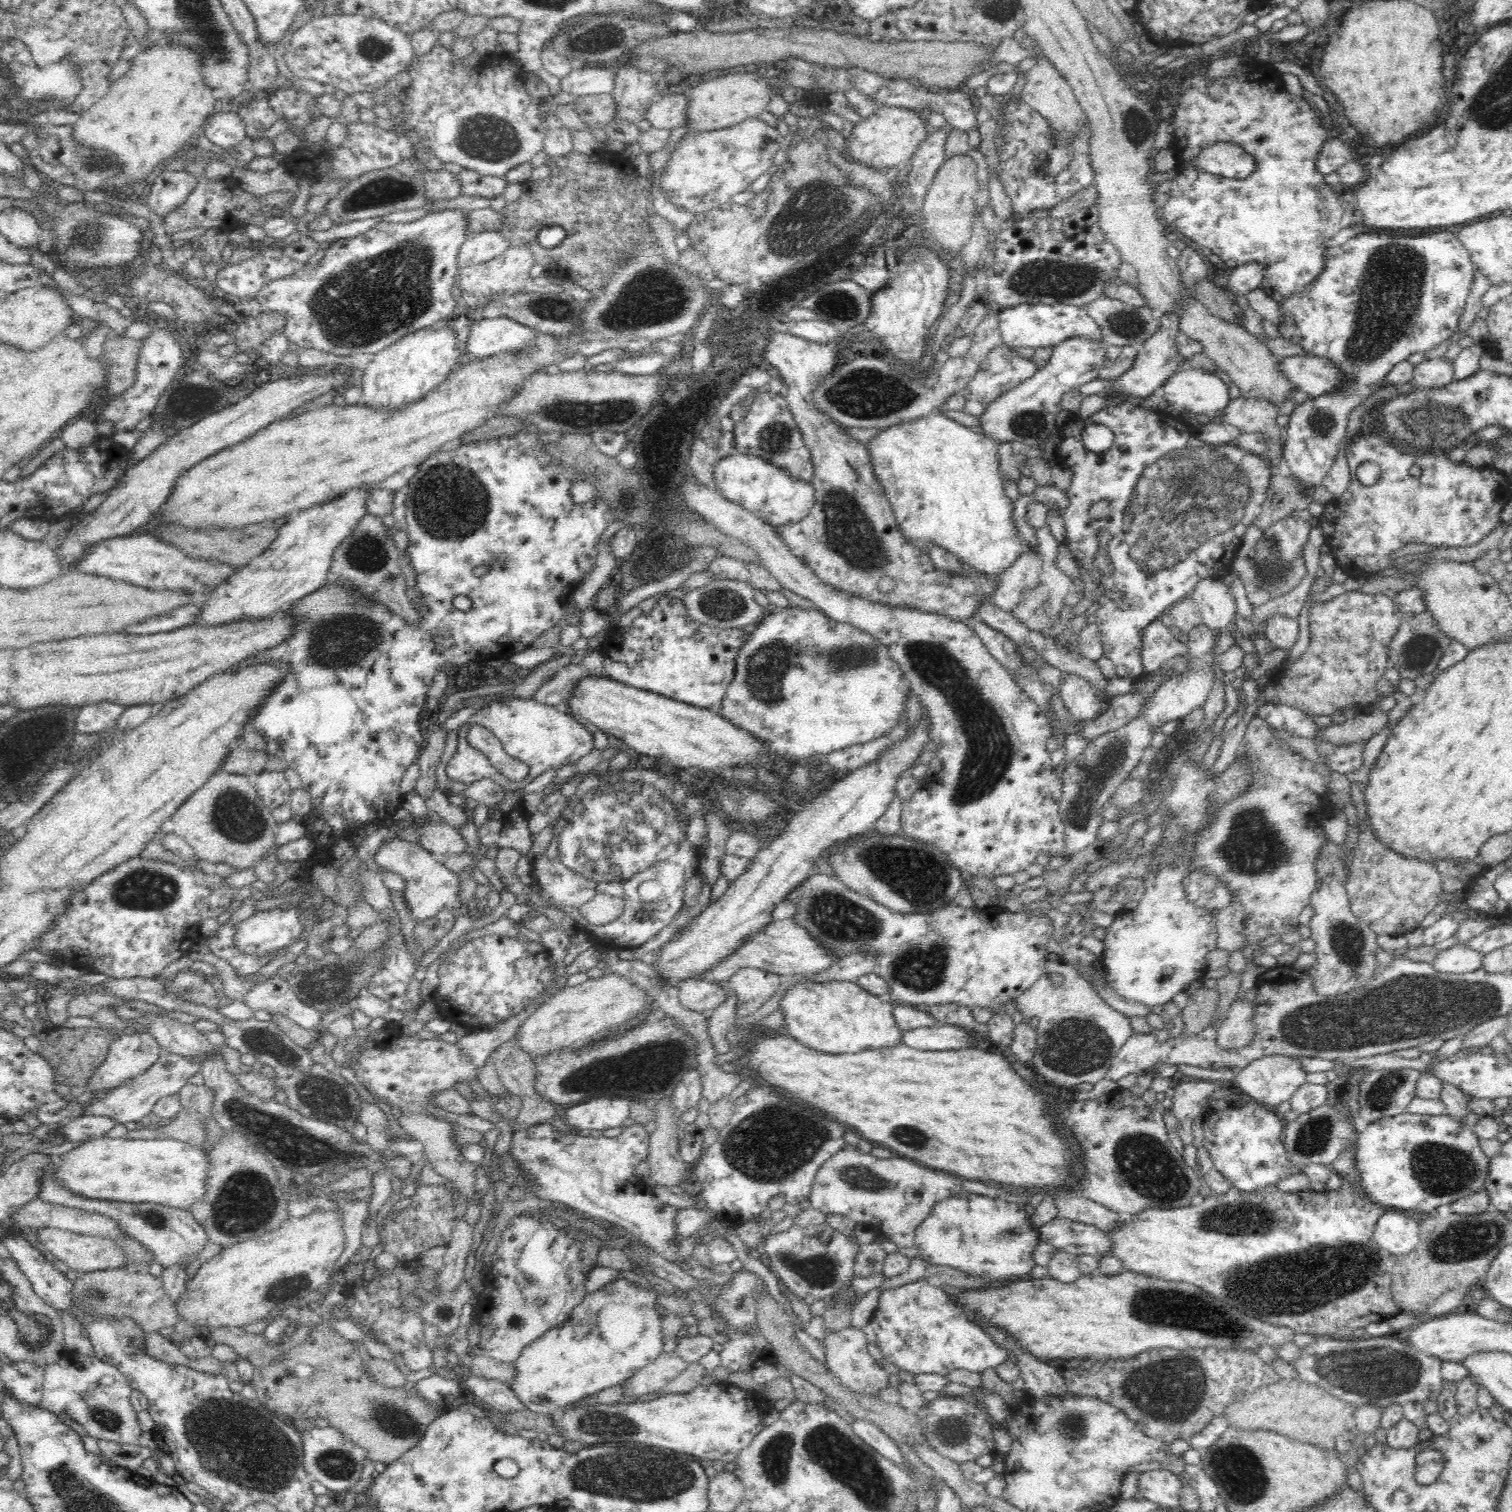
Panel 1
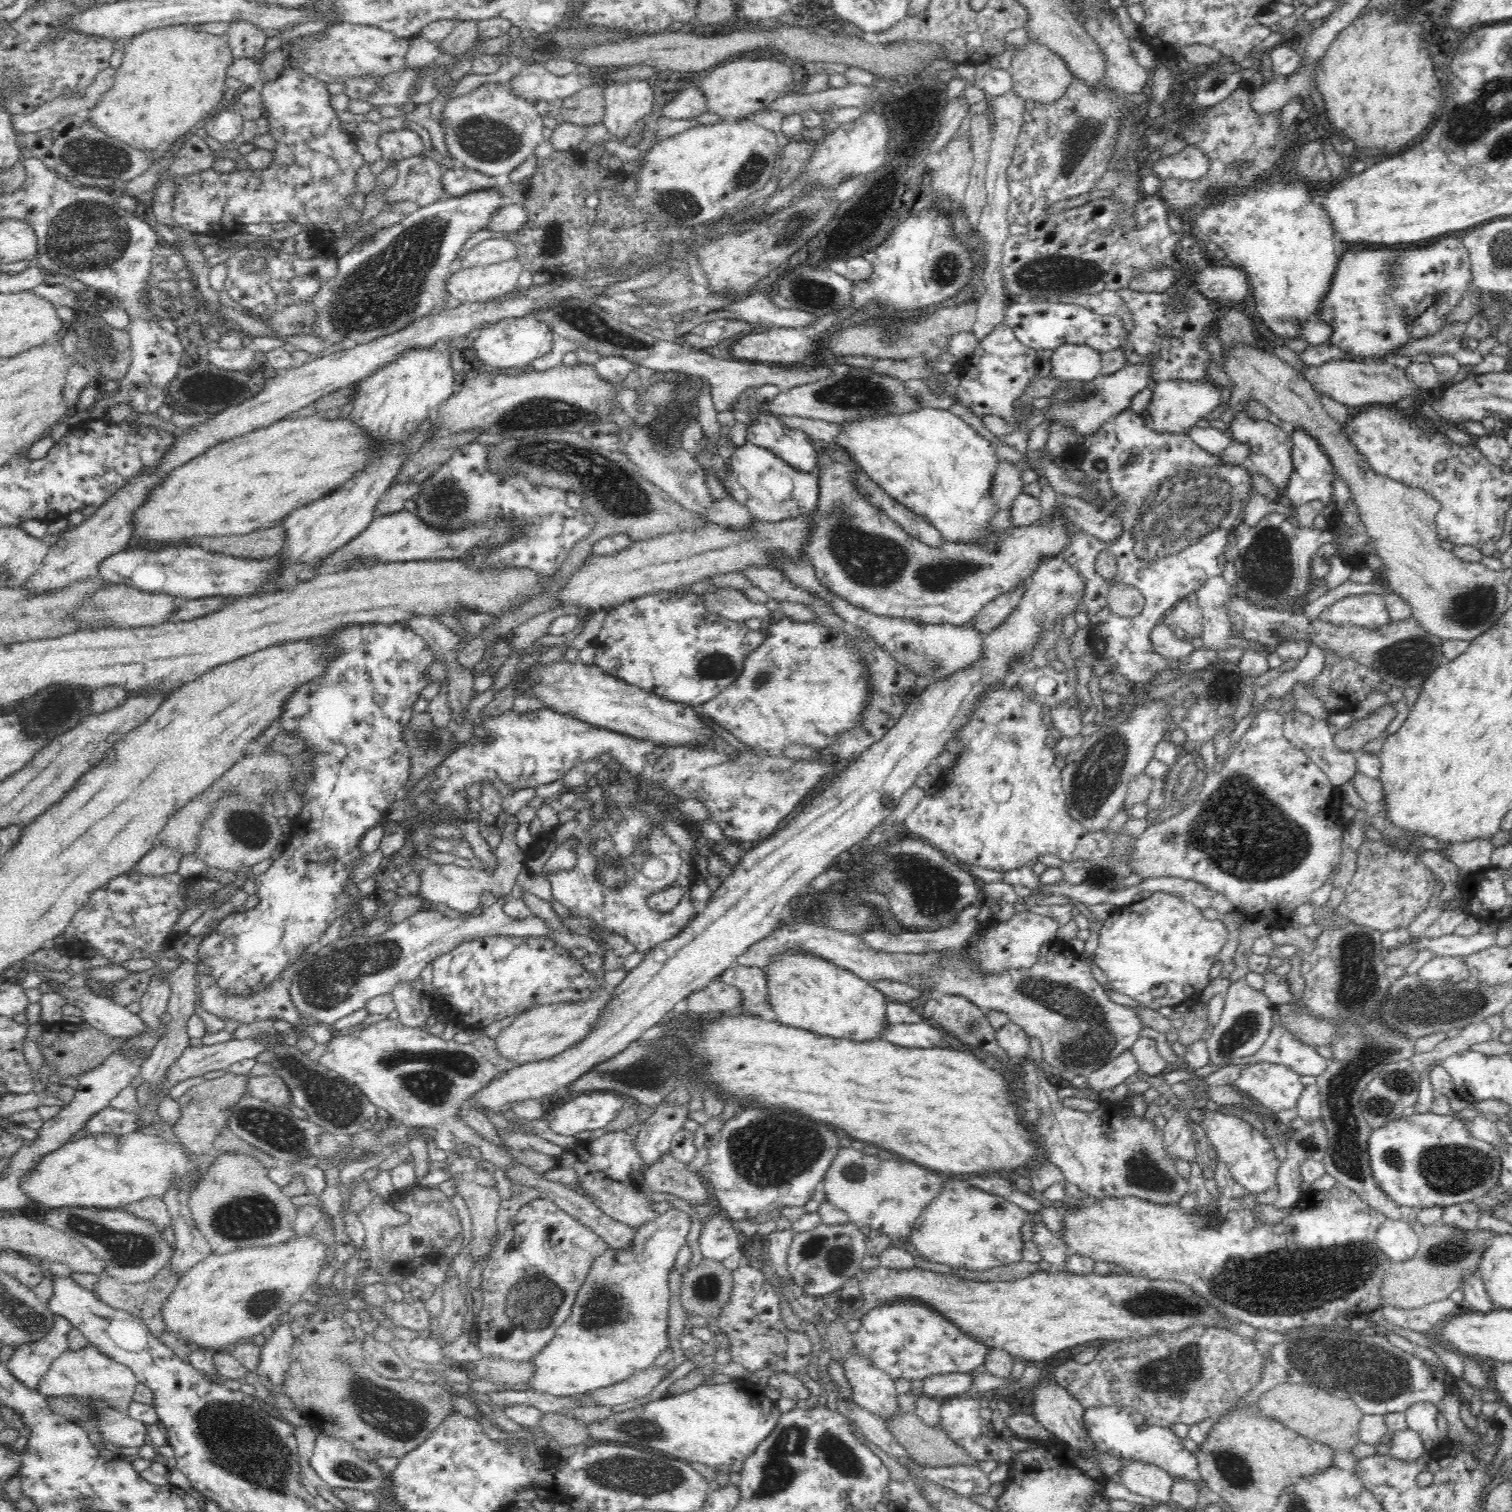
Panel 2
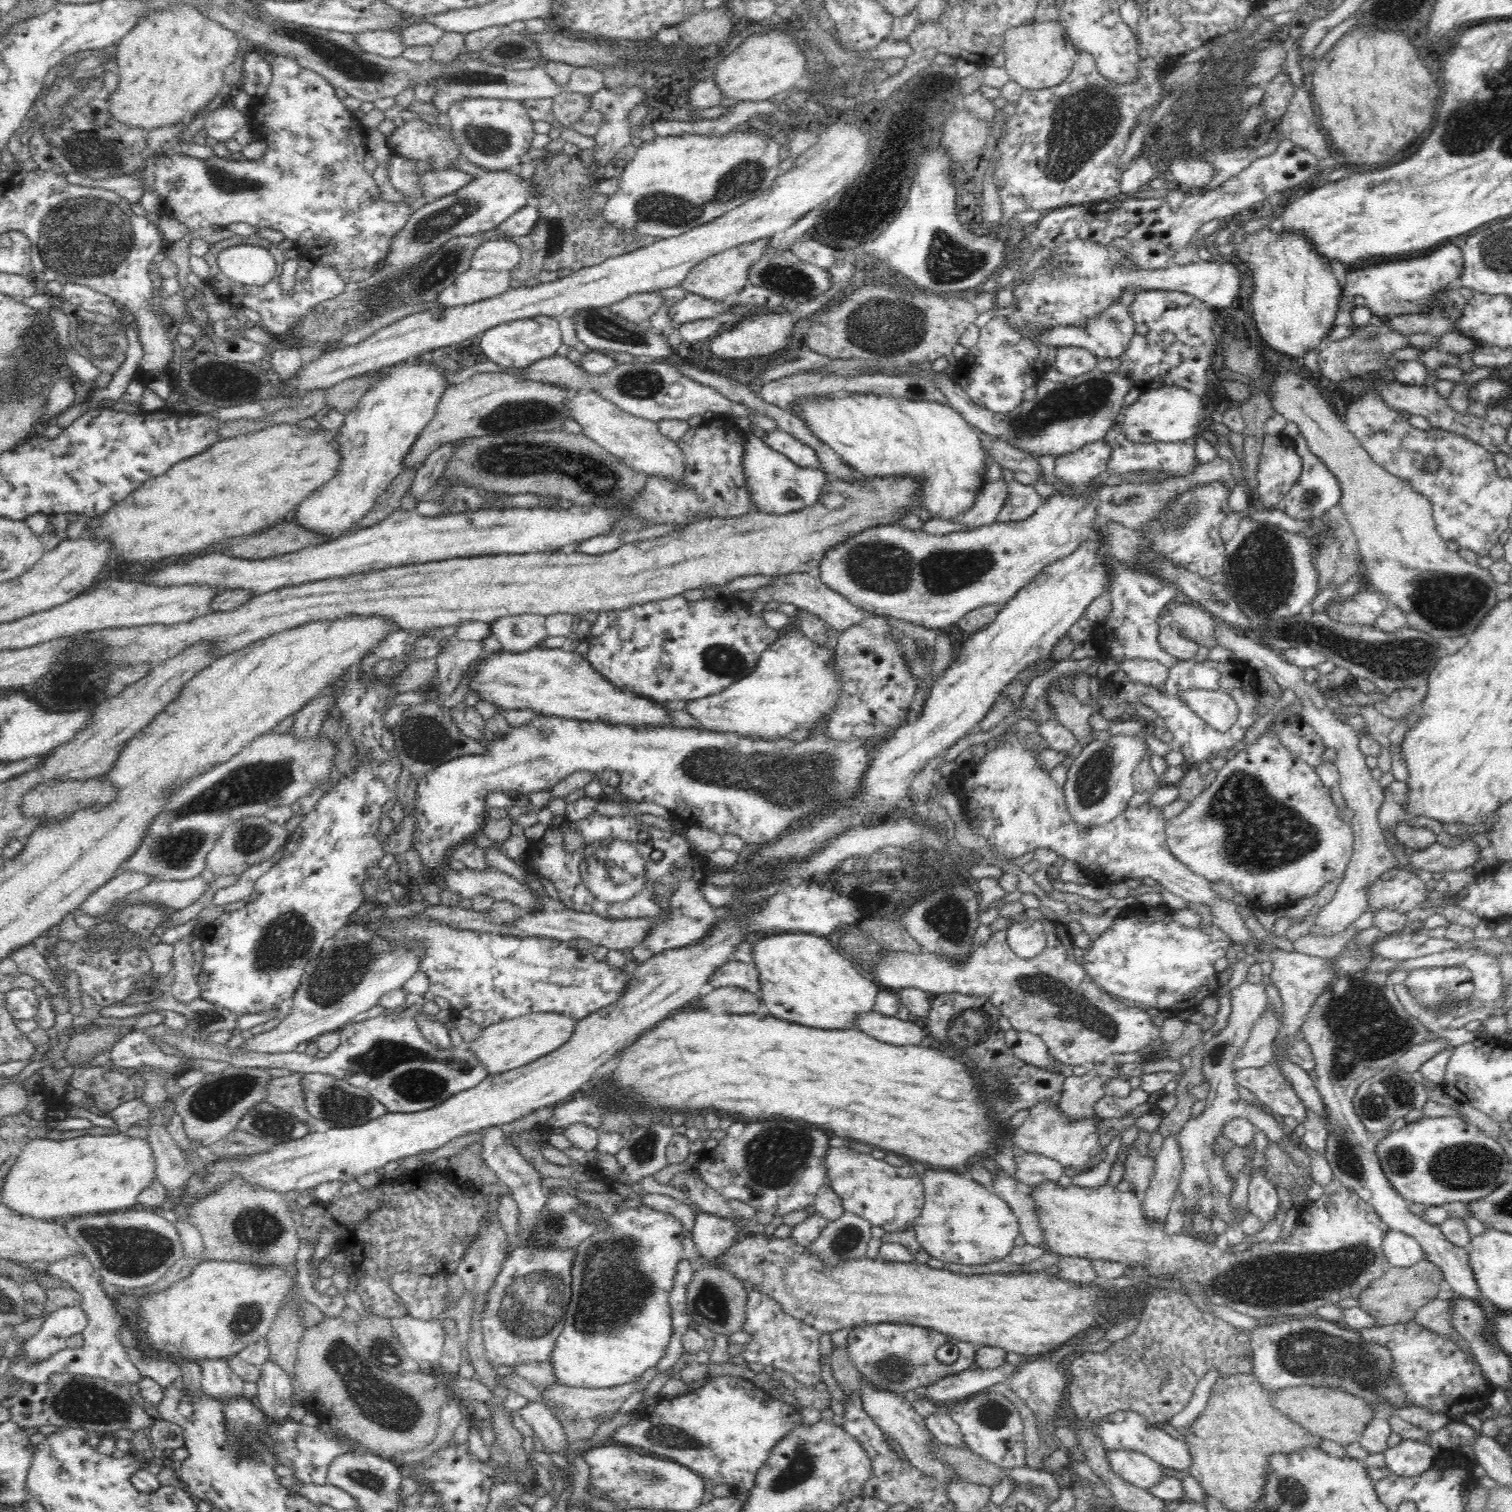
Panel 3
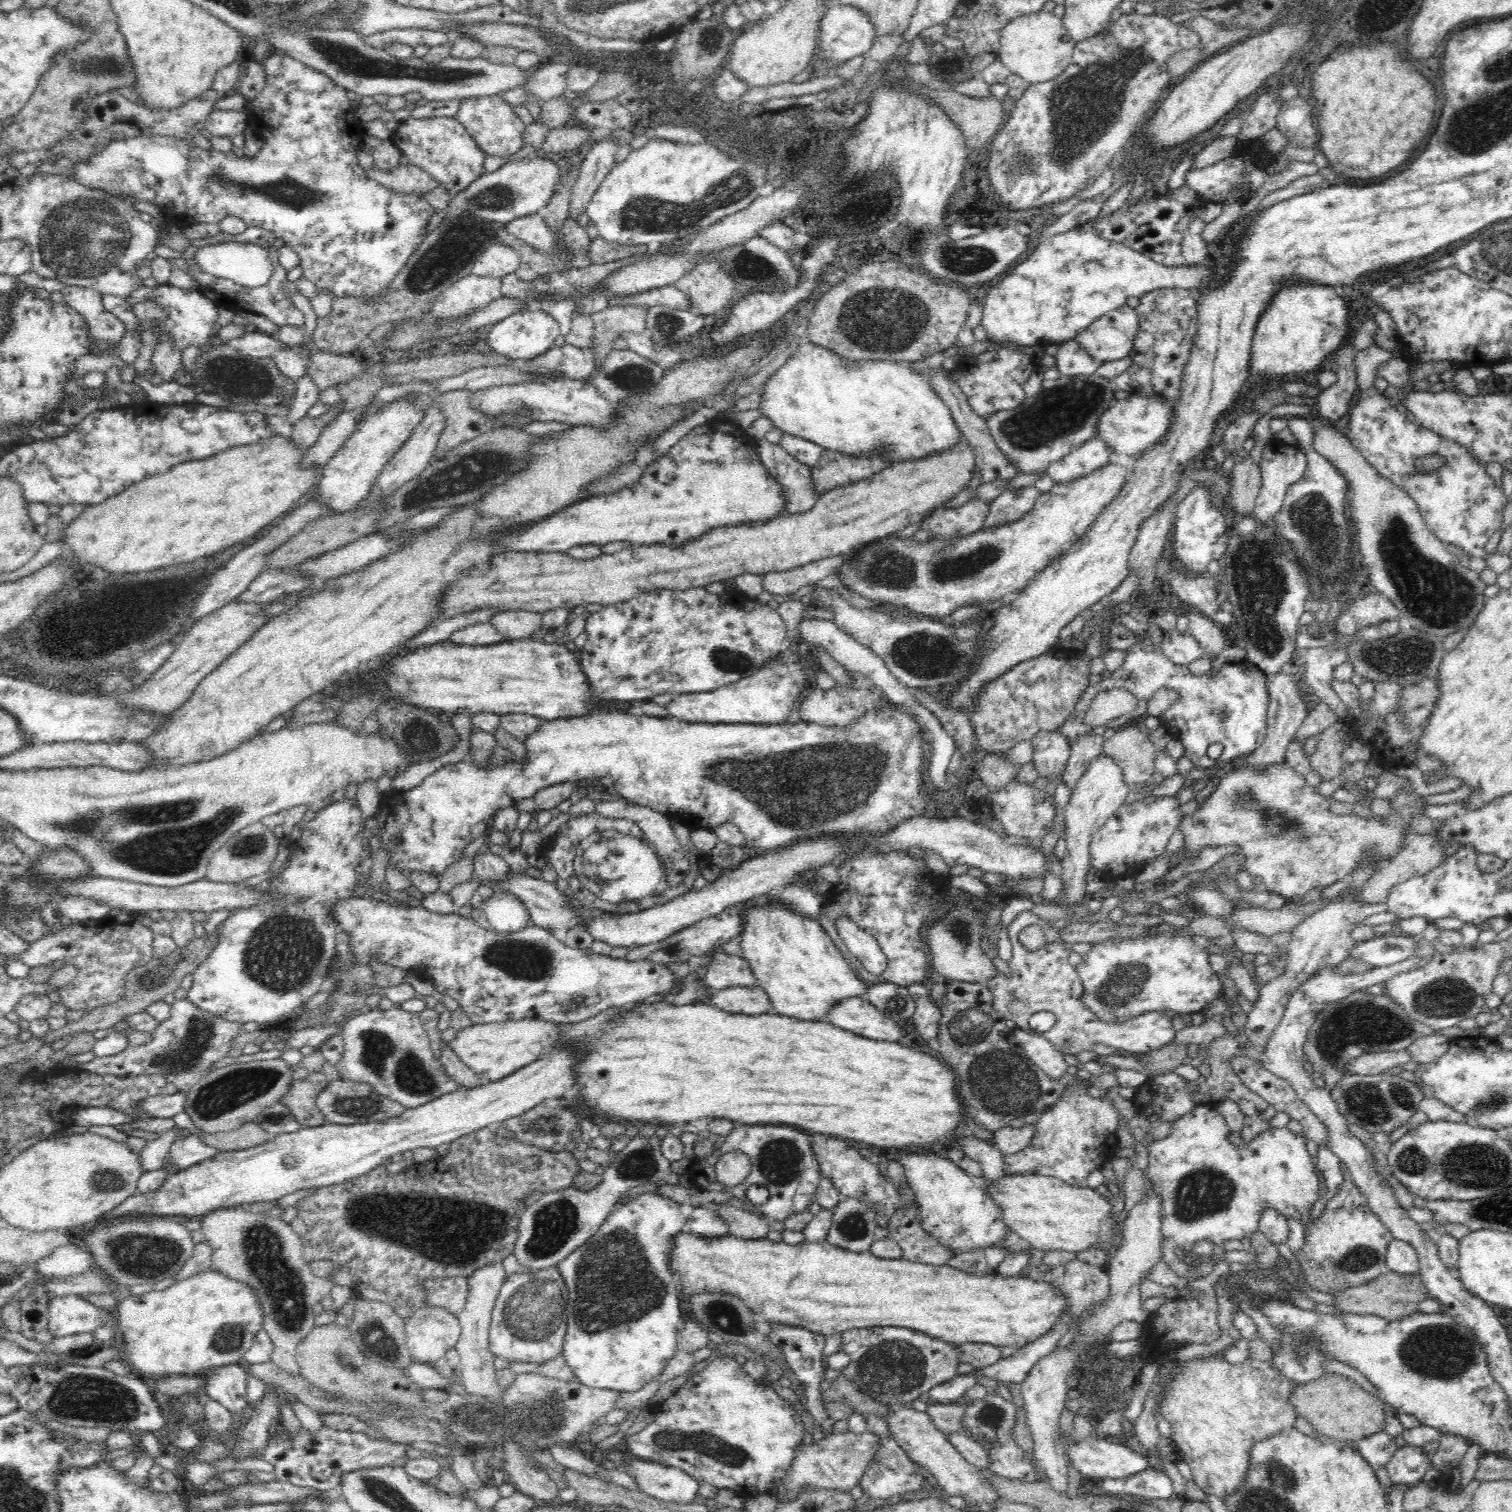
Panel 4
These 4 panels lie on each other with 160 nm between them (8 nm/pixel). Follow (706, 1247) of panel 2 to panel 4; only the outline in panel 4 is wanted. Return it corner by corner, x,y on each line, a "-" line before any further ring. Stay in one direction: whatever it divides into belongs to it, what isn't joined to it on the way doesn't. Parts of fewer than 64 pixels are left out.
694,1207
687,1218
686,1227
689,1232
704,1238
720,1238
729,1235
729,1224
716,1211
705,1207

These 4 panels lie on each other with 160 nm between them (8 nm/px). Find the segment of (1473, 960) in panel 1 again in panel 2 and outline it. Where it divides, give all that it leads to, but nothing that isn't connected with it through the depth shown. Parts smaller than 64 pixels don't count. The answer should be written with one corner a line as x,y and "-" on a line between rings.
1434,956
1417,973
1426,981
1455,983
1470,978
1470,969
1464,966
1464,957

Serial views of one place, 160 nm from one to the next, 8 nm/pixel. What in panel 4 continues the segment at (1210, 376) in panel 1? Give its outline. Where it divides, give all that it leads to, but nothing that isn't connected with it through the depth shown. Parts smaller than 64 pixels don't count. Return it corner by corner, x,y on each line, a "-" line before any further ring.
1131,394
1122,400
1115,399
1108,410
1100,416
1096,424
1096,435
1100,435
1112,453
1126,454
1130,457
1138,457
1150,452
1170,430
1174,418
1174,403
1168,403
1160,397
1146,396
1142,394

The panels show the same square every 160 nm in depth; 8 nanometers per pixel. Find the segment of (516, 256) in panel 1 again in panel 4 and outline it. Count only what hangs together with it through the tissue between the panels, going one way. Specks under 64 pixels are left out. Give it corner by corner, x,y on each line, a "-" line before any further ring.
474,273
460,278
456,284
439,294
430,314
436,321
465,317
502,296
502,278
478,276

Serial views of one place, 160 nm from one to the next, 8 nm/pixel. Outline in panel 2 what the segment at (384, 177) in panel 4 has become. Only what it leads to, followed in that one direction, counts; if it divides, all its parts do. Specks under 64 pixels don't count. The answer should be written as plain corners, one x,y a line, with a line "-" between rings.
463,165
453,169
444,169
442,183
444,183
444,192
452,198
497,186
496,177
470,170

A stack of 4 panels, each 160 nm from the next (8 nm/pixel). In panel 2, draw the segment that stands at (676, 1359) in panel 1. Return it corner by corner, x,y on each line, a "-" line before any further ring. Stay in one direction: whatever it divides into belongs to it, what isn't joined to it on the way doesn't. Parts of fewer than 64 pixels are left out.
649,1366
618,1384
592,1390
592,1398
602,1406
618,1406
648,1396
666,1378
665,1367

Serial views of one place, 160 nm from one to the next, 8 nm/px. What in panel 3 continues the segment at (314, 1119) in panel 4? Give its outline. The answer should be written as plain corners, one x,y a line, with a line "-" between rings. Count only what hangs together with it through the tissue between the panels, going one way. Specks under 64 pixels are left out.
293,1073
284,1078
274,1078
268,1084
268,1096
266,1103
292,1114
300,1122
308,1127
308,1121
312,1116
306,1109
306,1095
302,1087
302,1073

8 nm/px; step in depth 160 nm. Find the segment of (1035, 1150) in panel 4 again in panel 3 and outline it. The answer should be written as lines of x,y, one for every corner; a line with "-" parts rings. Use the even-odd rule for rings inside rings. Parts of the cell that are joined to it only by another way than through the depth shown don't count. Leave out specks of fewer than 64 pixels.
1109,1058
1104,1063
1095,1064
1089,1067
1089,1071
1084,1076
1070,1076
1064,1080
1063,1090
1062,1090
1062,1098
1058,1103
1060,1111
1067,1117
1067,1119
1082,1119
1082,1118
1095,1118
1098,1119
1099,1122
1100,1118
1096,1116
1094,1111
1094,1106
1098,1102
1099,1099
1105,1096
1104,1088
1107,1083
1112,1080
1113,1078
1118,1079
1120,1075
1120,1067
1121,1065
1116,1063
1112,1058
-
1016,1152
1015,1162
1018,1166
1015,1178
1031,1189
1049,1181
1057,1181
1065,1174
1060,1163
1037,1152

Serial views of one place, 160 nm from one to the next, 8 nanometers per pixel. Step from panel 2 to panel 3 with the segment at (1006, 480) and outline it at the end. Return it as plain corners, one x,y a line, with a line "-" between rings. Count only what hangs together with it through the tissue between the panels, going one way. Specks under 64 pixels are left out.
1003,474
997,481
984,483
979,490
980,494
973,507
968,508
964,514
960,514
952,522
966,524
970,528
978,528
996,522
1006,498
1008,498
1007,482
1003,478

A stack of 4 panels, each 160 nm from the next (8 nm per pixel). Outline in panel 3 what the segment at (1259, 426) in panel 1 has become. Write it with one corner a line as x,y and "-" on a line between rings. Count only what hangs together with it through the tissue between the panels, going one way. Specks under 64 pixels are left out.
1278,434
1265,435
1257,470
1257,505
1262,509
1282,507
1285,494
1298,480
1301,470
1302,459
1294,448
1294,440

